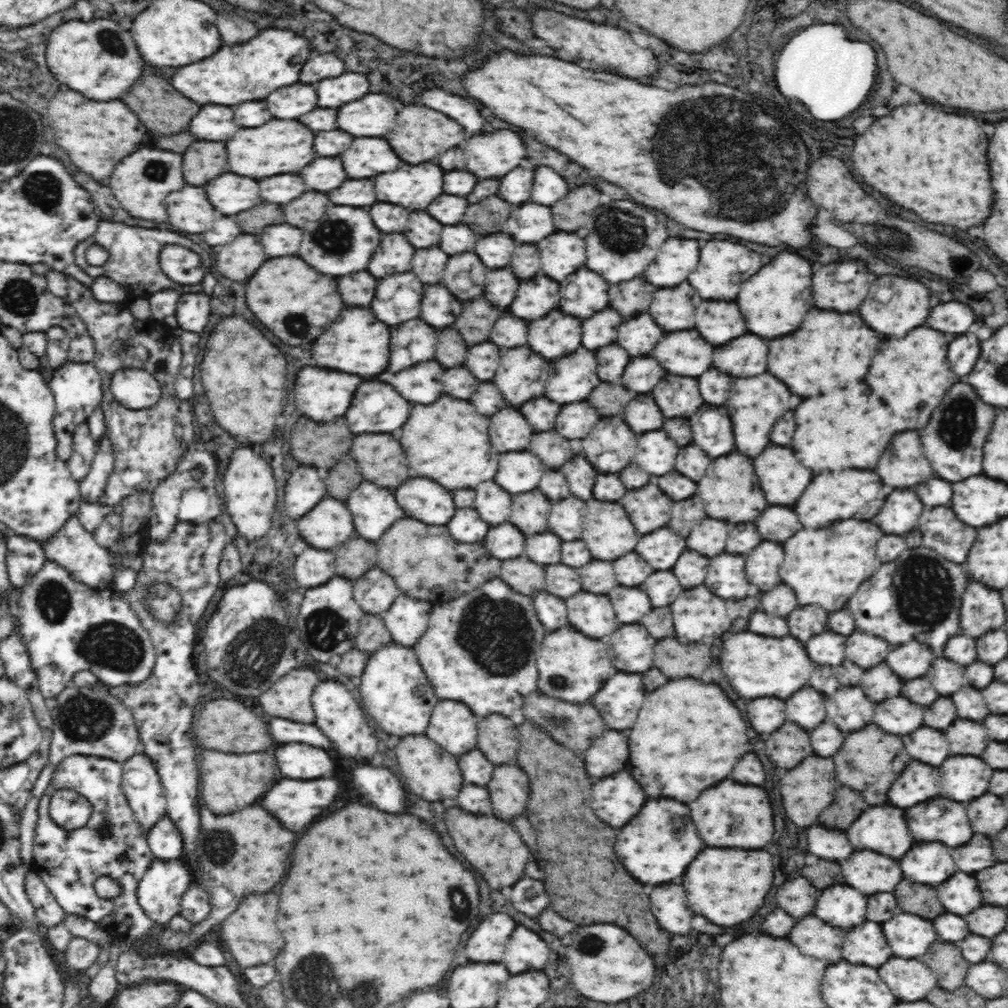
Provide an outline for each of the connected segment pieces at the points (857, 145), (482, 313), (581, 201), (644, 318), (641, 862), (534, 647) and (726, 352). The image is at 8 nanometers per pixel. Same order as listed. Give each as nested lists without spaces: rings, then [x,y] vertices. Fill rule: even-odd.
[[[928,104],[898,106],[888,116],[876,120],[864,134],[854,142],[854,174],[874,190],[884,194],[890,202],[914,210],[922,220],[932,224],[950,224],[958,230],[982,224],[992,214],[994,190],[990,186],[988,172],[988,134],[980,128],[978,120],[970,116],[946,114],[938,120],[936,110]]]
[[[484,296],[476,300],[466,300],[462,304],[462,316],[456,320],[456,330],[464,336],[466,344],[478,344],[490,338],[494,322],[500,318],[502,310],[494,308]]]
[[[582,186],[566,194],[558,204],[552,206],[554,226],[558,230],[576,230],[582,228],[582,216],[600,206],[600,192],[592,186]]]
[[[640,314],[620,324],[618,344],[626,348],[630,356],[642,356],[642,354],[648,354],[662,336],[664,336],[664,330],[658,328],[652,316]]]
[[[648,798],[646,806],[642,808],[642,812],[638,812],[638,816],[634,820],[630,820],[630,824],[626,824],[624,828],[620,828],[618,840],[616,840],[616,854],[622,860],[622,864],[626,866],[626,870],[642,884],[666,884],[672,882],[674,878],[684,876],[686,866],[698,856],[698,852],[704,848],[704,842],[700,840],[696,828],[686,822],[684,824],[684,832],[674,832],[674,830],[658,830],[664,826],[664,822],[670,822],[672,814],[676,814],[674,810],[678,808],[688,808],[686,804],[674,802],[674,800],[654,800]],[[682,836],[682,838],[676,838]]]
[[[496,578],[472,592],[466,592],[446,603],[436,604],[430,614],[430,626],[426,634],[418,639],[413,649],[440,700],[464,702],[476,716],[510,716],[522,704],[518,702],[518,698],[524,698],[526,694],[536,690],[538,668],[534,666],[534,656],[542,646],[544,636],[546,630],[536,618],[532,598],[514,592],[510,586],[506,586],[506,582]]]
[[[748,334],[748,336],[734,340],[728,348],[718,348],[714,352],[714,364],[718,368],[722,368],[720,372],[726,372],[730,376],[750,378],[750,376],[764,374],[766,352],[768,352],[768,348],[762,342],[762,338]],[[742,368],[746,368],[746,370],[742,370]]]

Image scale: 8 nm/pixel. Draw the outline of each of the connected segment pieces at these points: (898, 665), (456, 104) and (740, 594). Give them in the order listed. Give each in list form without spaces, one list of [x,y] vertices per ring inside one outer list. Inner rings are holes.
[[[908,642],[892,650],[886,658],[894,674],[898,674],[902,680],[912,680],[916,676],[924,676],[930,668],[930,662],[934,660],[934,654],[928,646],[920,642]]]
[[[432,88],[432,90],[422,92],[420,100],[422,100],[424,106],[434,108],[434,110],[454,118],[468,134],[482,134],[486,120],[480,116],[476,106],[470,104],[468,100],[454,96],[454,94],[448,94],[440,88]]]
[[[720,554],[710,558],[710,572],[706,576],[706,586],[720,598],[740,600],[748,596],[750,582],[744,574],[744,558],[734,554]]]

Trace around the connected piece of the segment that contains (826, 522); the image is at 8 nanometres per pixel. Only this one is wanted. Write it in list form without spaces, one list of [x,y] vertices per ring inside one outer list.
[[[842,470],[842,472],[834,472],[834,474],[828,474],[828,476],[816,476],[810,486],[806,488],[804,496],[800,496],[800,500],[794,504],[794,512],[798,514],[800,522],[806,526],[806,528],[818,528],[818,530],[832,530],[832,526],[838,526],[842,524],[842,520],[866,520],[870,524],[876,524],[872,522],[872,518],[876,516],[879,510],[883,506],[884,490],[882,490],[882,482],[878,480],[878,476],[870,470]]]

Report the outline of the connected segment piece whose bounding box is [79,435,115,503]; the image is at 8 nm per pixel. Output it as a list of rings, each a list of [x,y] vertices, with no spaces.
[[[107,435],[97,443],[97,450],[90,472],[79,482],[82,503],[98,503],[104,494],[108,479],[115,467],[115,458],[110,439]]]

